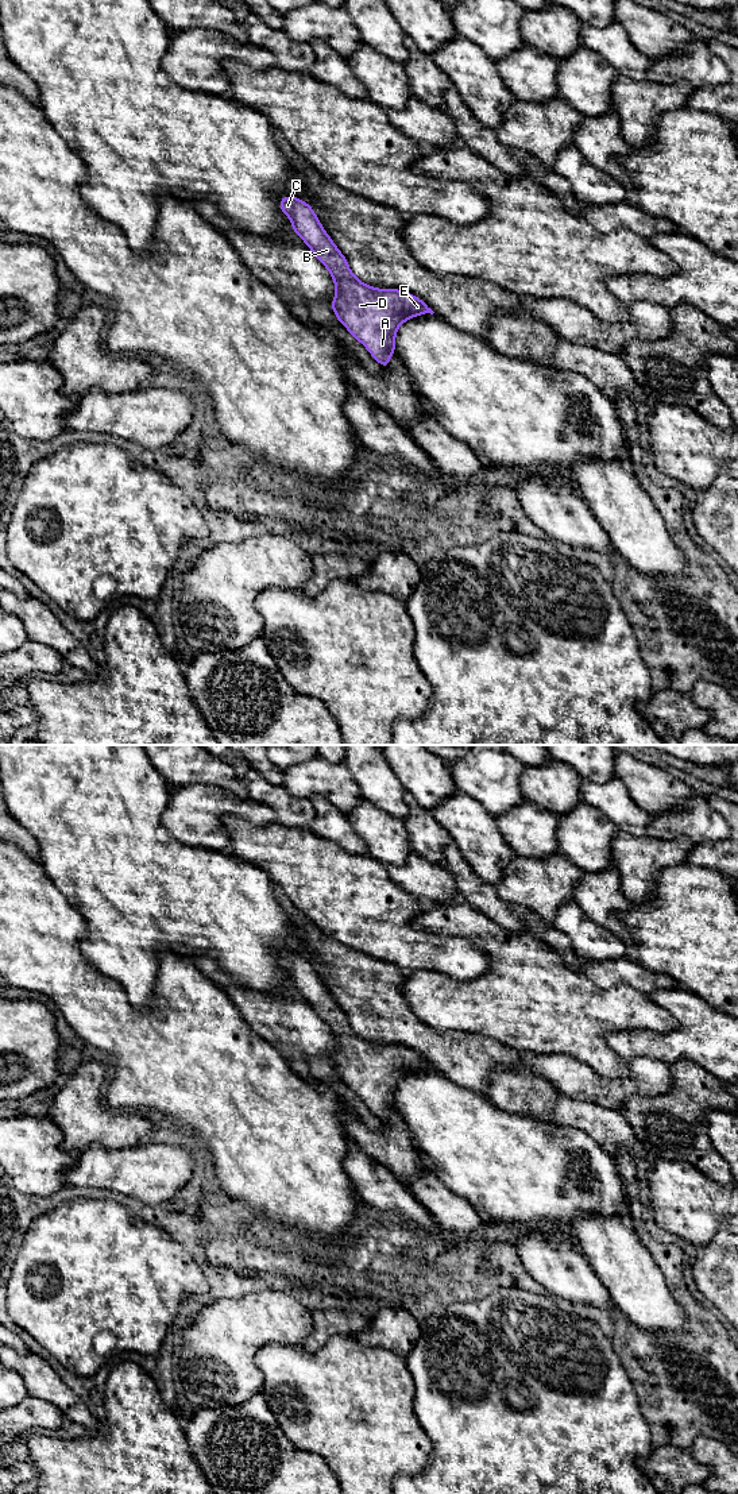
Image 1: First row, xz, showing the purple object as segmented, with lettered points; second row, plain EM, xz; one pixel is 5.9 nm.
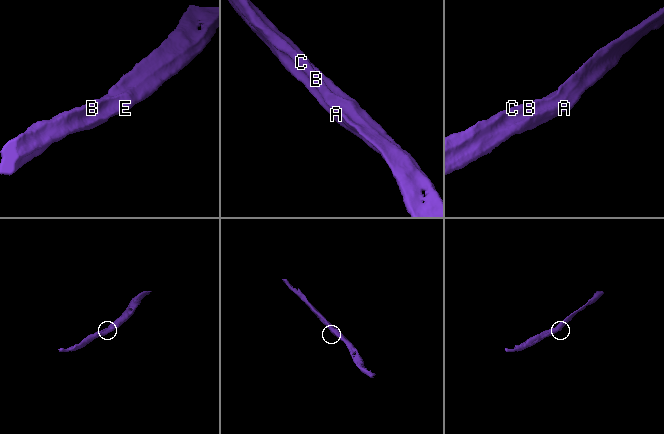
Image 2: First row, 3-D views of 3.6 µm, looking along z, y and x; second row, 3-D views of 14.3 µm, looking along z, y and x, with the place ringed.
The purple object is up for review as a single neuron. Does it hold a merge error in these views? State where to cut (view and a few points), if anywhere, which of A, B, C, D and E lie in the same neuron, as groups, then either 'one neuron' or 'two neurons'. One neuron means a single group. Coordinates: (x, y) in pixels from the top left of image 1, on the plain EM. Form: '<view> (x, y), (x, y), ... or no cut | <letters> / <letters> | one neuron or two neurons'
no cut | A B C D E | one neuron

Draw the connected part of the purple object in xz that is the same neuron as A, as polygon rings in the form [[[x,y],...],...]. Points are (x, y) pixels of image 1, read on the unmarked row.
[[[293,951],[282,953],[279,965],[290,974],[293,987],[331,1028],[336,1041],[331,1063],[337,1076],[382,1123],[389,1123],[390,1111],[395,1109],[399,1081],[414,1072],[434,1068],[407,1047],[375,1045],[359,1036],[305,957]]]

